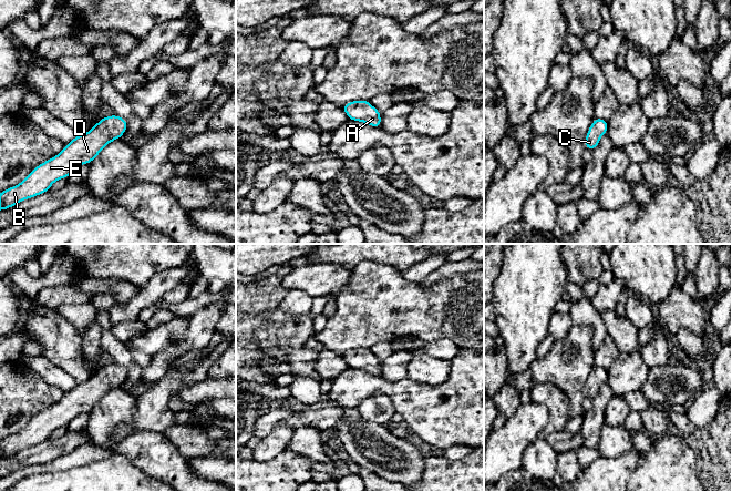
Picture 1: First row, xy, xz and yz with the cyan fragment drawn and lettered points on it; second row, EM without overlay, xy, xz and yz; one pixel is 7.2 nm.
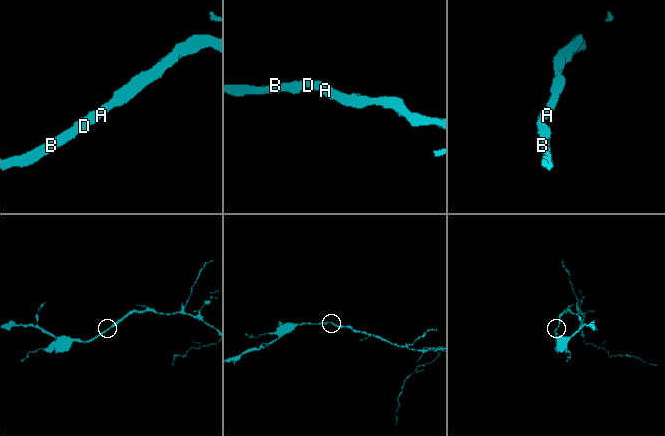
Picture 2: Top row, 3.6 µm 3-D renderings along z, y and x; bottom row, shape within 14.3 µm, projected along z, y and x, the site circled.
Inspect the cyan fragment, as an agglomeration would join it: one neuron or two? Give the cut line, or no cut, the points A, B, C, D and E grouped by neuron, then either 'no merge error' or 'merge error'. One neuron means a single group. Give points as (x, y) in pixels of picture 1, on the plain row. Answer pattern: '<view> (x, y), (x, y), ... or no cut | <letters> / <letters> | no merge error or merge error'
no cut | A B C D E | no merge error

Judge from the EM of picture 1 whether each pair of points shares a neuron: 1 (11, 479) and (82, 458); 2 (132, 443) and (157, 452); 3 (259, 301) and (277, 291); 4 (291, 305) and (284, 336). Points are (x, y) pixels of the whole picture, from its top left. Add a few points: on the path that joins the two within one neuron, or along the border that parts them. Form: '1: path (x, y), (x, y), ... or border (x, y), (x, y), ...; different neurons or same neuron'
1: path (29, 470), (48, 468), (64, 462); same neuron
2: path (138, 448), (151, 452); same neuron
3: path (264, 297), (269, 291), (272, 291); same neuron
4: border (277, 307), (291, 314), (309, 314); different neurons

